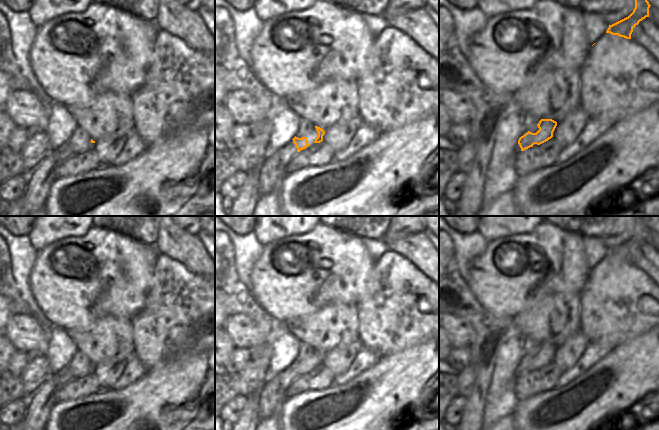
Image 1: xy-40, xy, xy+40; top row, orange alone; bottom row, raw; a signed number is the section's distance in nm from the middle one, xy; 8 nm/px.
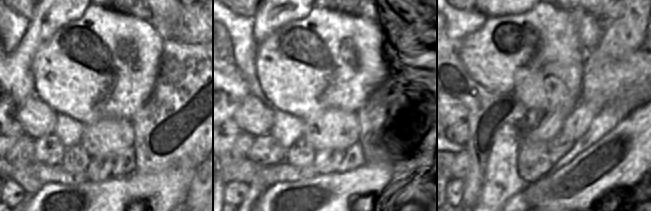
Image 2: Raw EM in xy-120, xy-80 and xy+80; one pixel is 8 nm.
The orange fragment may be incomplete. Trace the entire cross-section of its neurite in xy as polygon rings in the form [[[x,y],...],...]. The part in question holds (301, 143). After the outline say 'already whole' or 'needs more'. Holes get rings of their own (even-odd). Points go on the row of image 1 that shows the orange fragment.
[[[294,137],[284,147],[267,157],[259,167],[259,198],[277,191],[279,182],[285,176],[287,164],[301,150],[309,146],[306,137]]]; needs more

